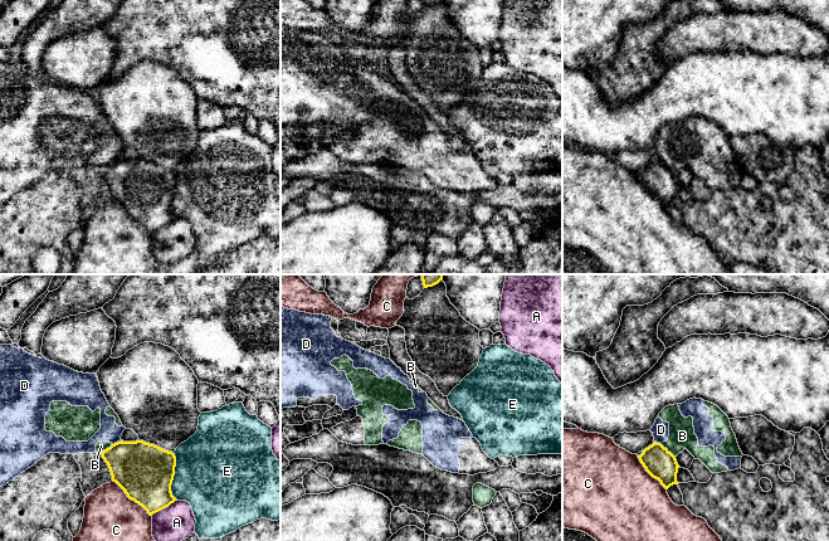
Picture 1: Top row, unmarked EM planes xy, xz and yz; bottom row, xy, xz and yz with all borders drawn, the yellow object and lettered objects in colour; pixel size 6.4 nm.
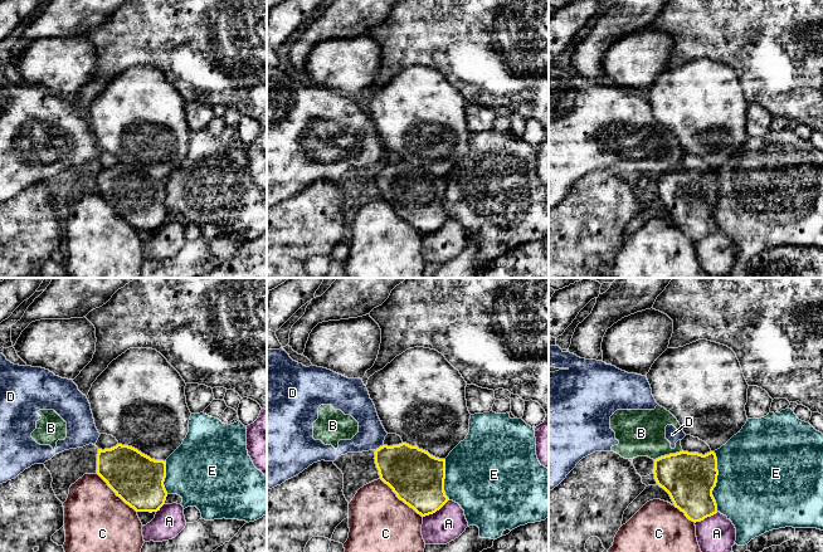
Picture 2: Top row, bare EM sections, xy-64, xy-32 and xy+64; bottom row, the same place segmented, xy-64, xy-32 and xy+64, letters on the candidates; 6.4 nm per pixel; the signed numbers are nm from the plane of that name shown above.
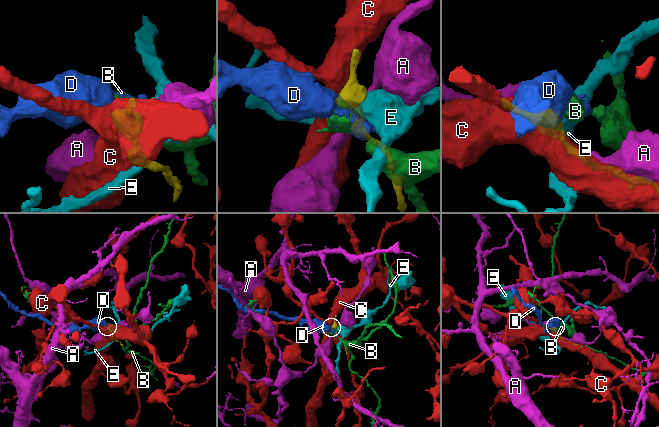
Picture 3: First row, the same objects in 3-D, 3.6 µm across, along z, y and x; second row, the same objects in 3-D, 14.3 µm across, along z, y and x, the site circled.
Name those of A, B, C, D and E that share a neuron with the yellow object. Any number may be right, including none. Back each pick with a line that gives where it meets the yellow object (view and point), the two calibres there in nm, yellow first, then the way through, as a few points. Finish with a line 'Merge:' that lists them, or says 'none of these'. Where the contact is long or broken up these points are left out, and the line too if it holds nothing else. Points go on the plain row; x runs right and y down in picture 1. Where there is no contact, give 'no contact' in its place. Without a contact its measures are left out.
Merge: none of these

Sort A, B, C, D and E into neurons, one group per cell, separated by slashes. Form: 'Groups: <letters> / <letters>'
Groups: A / B D / C / E

